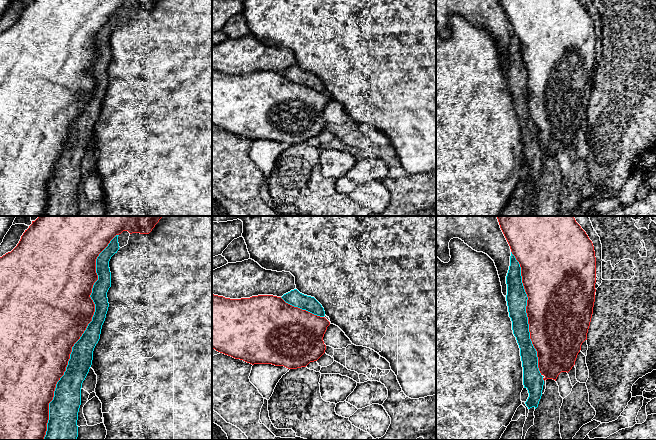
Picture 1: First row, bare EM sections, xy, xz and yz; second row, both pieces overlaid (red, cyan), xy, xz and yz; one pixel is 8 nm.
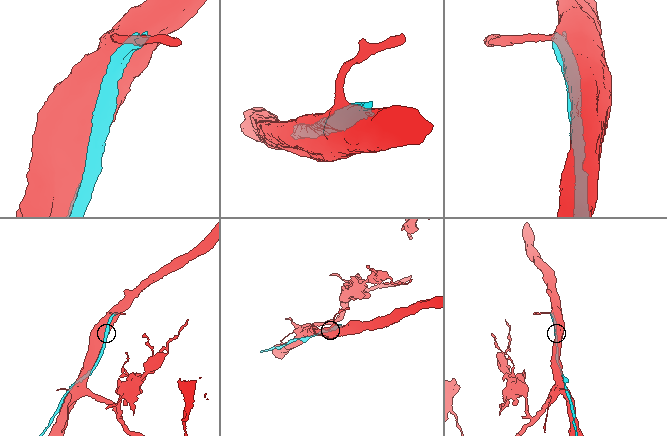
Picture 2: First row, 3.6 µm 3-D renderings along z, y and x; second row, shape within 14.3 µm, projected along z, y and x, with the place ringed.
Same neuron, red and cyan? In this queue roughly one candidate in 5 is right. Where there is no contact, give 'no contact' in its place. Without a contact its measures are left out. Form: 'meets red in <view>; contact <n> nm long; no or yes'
meets red in xy; contact 1750 nm long; no

